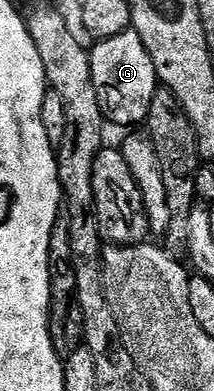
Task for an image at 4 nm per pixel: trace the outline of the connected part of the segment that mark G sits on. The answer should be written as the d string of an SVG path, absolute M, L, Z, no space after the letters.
M128 29L117 33L117 37L100 39L94 46L89 51L92 83L104 120L119 127L146 124L149 101L153 101L155 96L157 80L153 63L139 34L134 29Z

